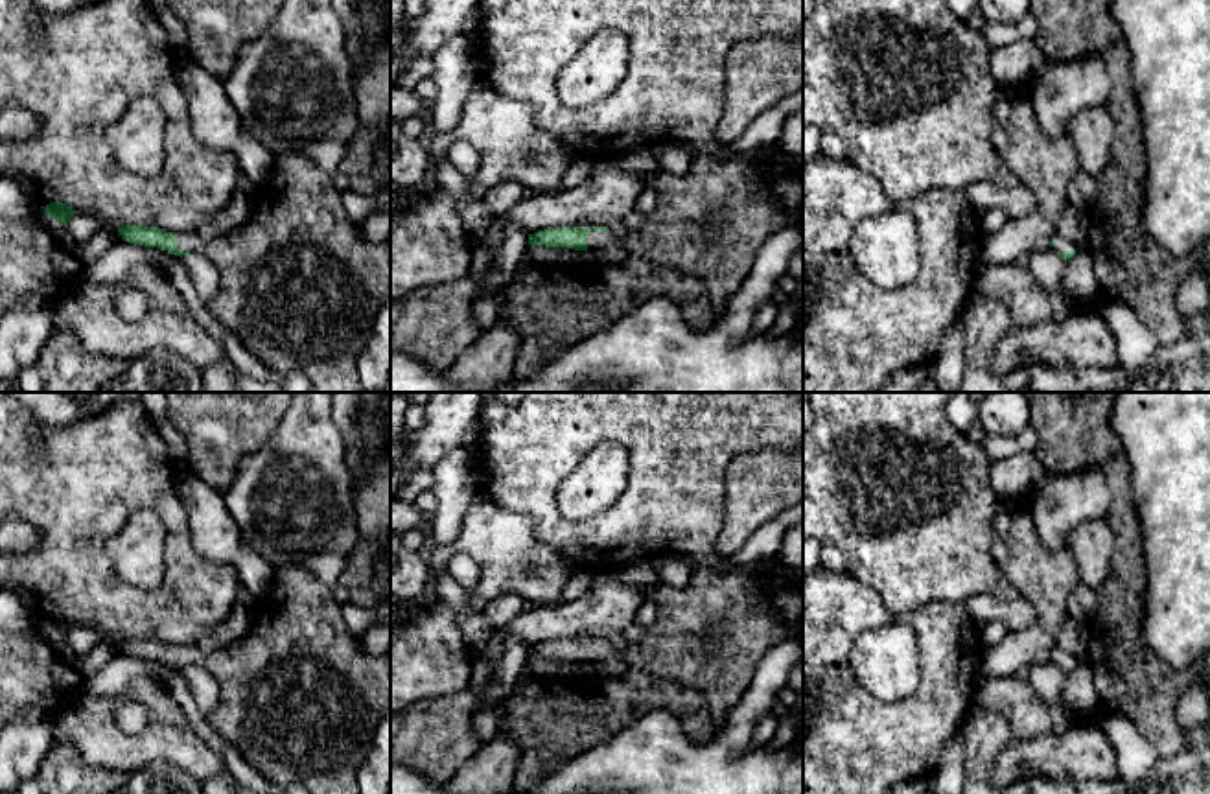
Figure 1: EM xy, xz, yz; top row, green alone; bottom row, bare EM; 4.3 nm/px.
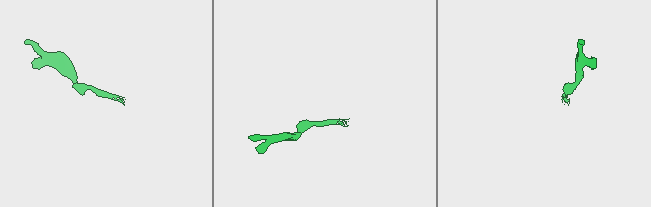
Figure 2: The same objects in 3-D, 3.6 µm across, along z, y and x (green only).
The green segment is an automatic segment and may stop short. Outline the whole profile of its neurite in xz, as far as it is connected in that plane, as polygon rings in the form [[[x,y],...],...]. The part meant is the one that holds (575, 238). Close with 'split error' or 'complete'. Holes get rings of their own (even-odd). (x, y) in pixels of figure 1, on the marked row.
[[[556,227],[529,234],[529,245],[567,247],[593,252],[611,239],[608,227]]]; split error

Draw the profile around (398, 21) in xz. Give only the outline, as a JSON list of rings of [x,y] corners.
[[[390,0],[390,59],[405,53],[405,28],[407,17],[403,13],[403,0]]]

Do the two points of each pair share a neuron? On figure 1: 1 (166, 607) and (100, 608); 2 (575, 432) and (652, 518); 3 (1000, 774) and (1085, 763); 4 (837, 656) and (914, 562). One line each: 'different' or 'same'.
1: same
2: same
3: same
4: different

